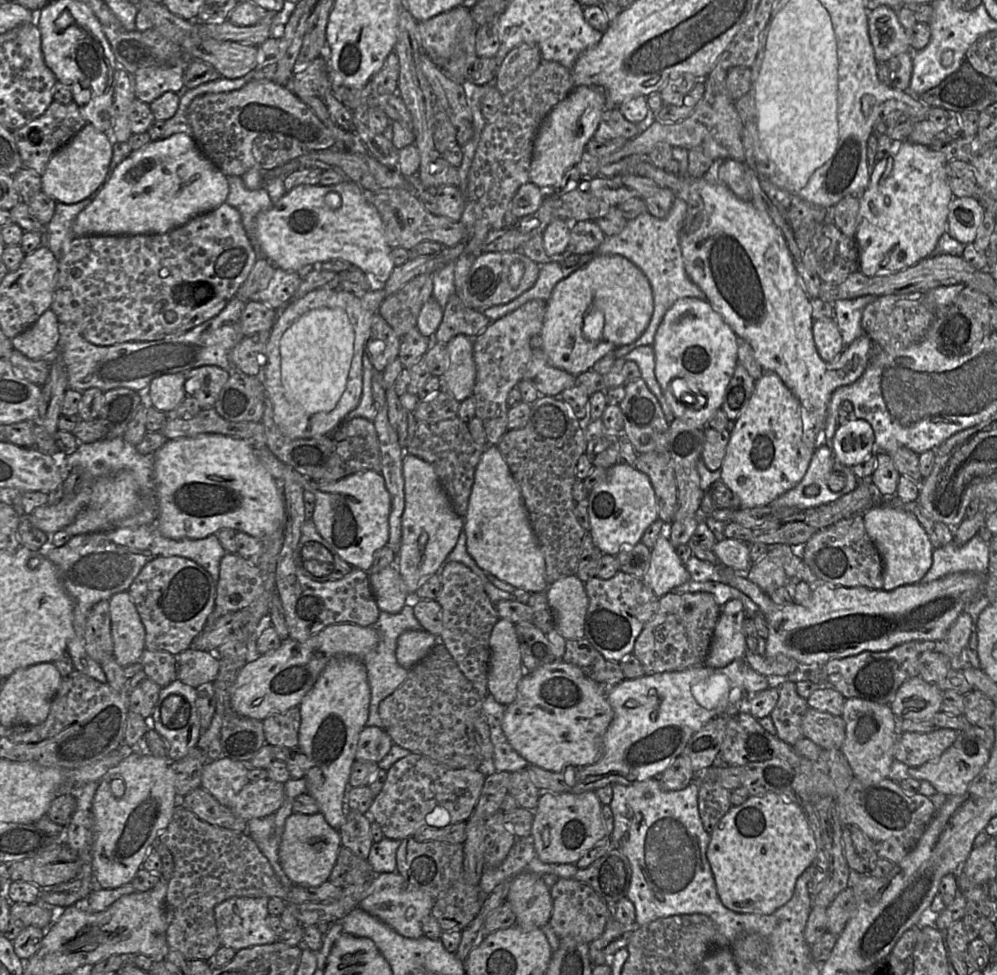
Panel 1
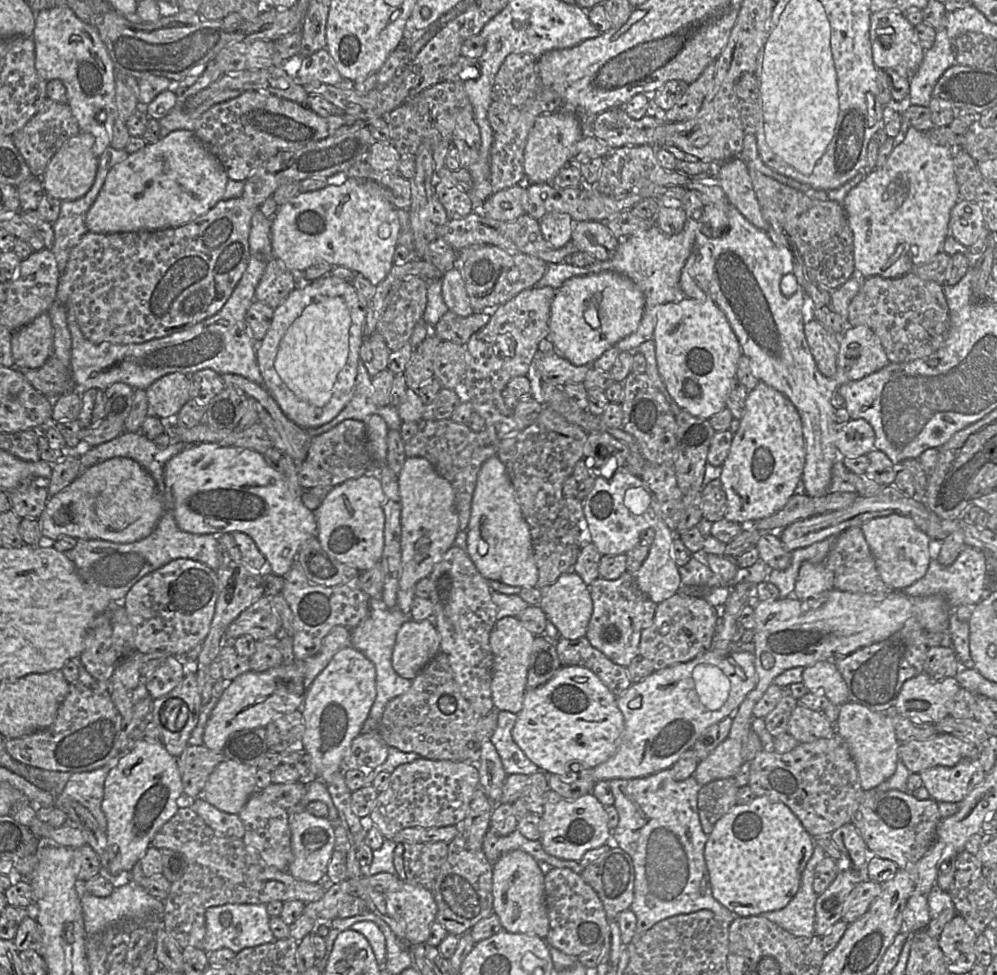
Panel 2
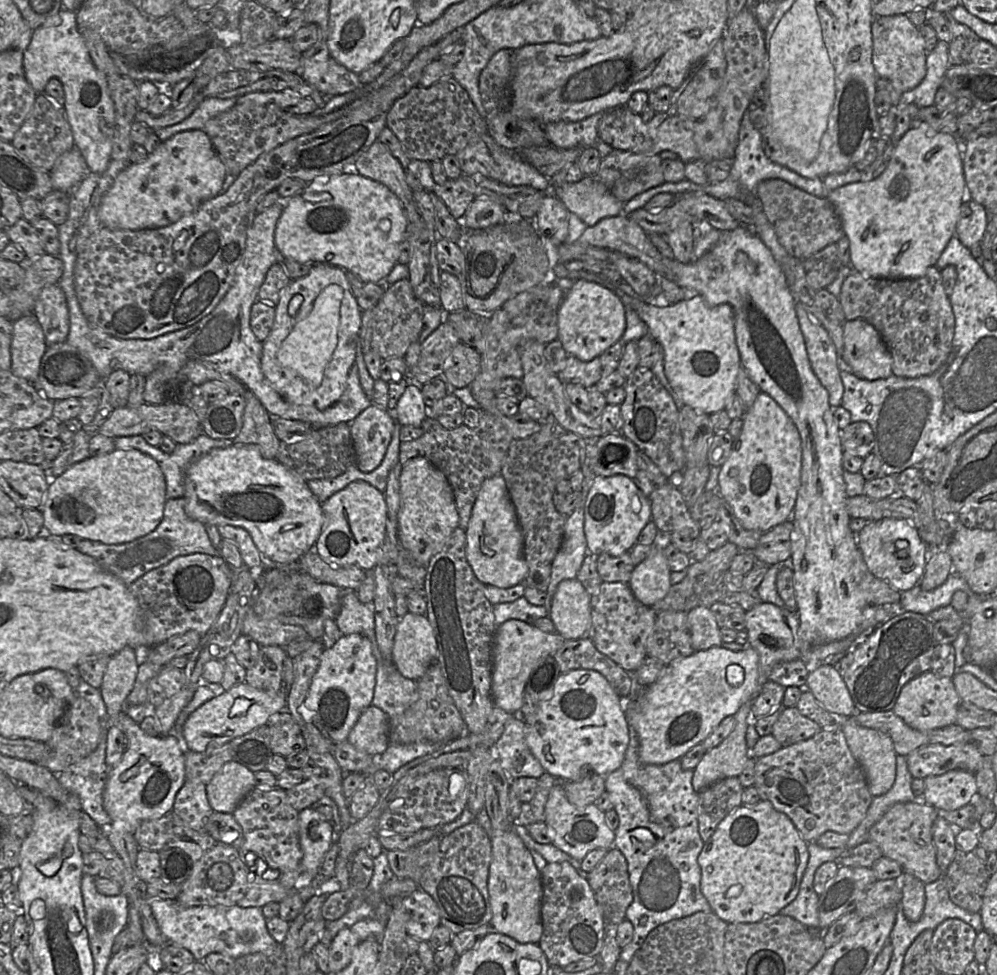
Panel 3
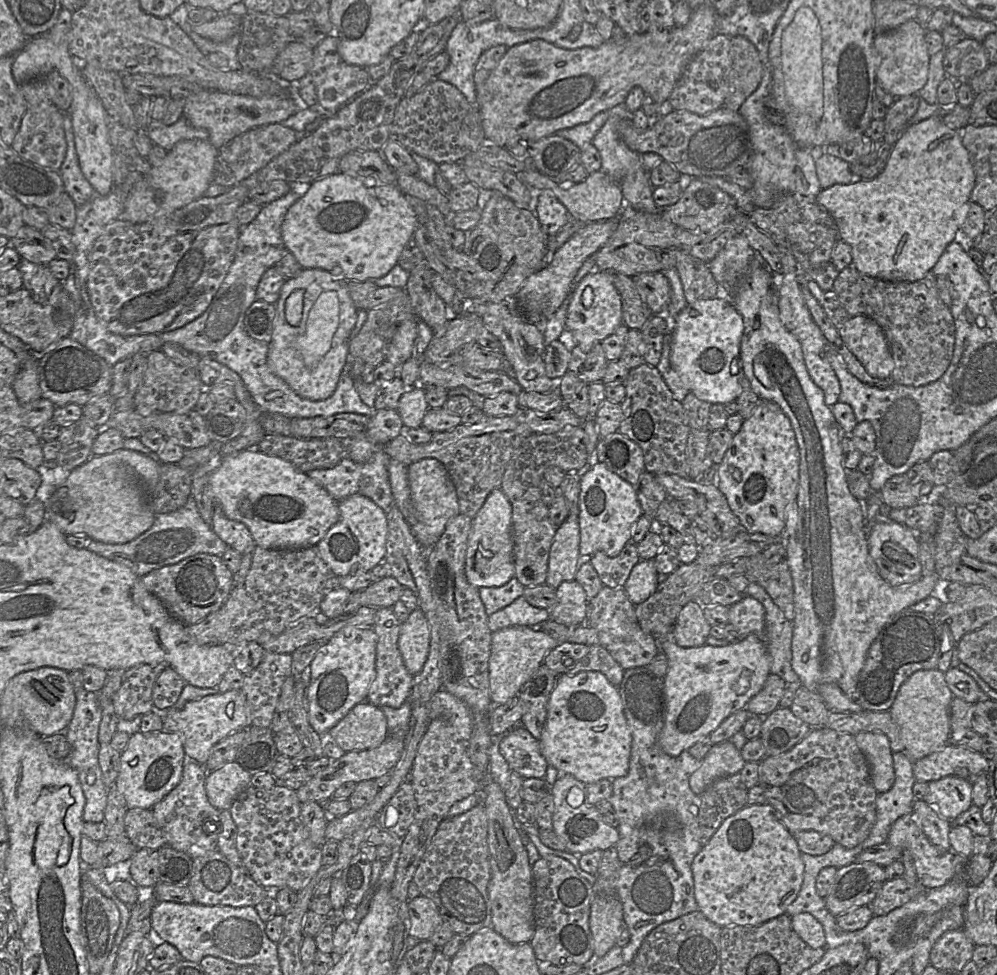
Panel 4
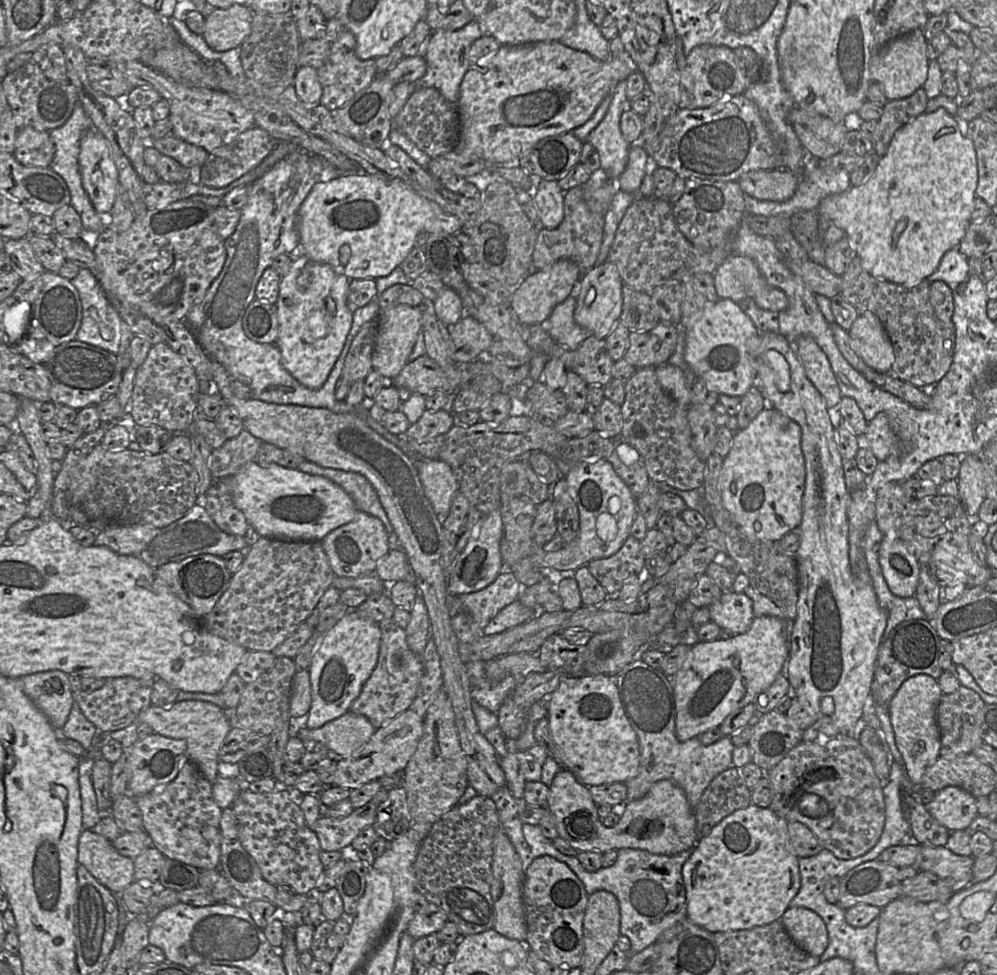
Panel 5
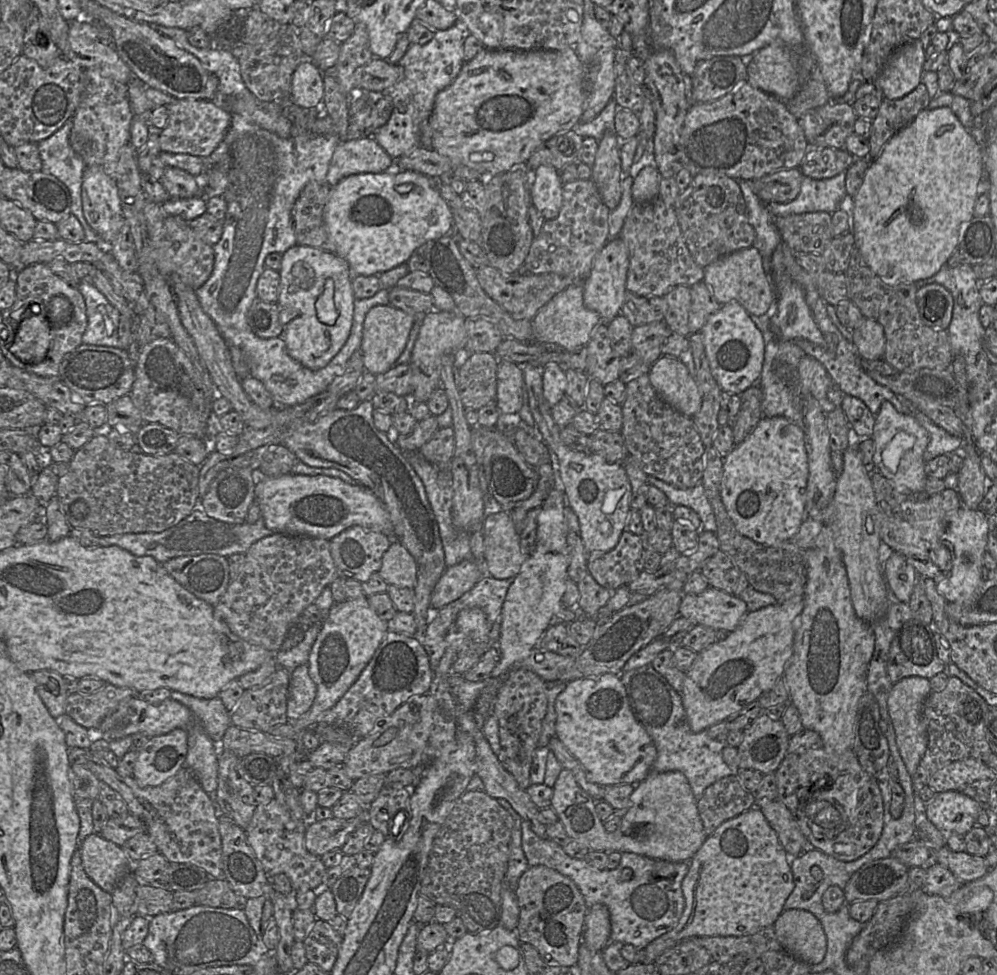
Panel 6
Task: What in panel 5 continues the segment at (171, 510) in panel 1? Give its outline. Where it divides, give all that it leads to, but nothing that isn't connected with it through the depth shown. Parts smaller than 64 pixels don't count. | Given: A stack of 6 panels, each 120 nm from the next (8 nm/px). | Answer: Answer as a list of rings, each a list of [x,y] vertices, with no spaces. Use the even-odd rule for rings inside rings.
[[[247,463],[231,477],[232,500],[247,519],[257,536],[284,538],[296,541],[322,541],[334,529],[353,520],[358,510],[351,497],[326,477],[304,473],[278,464]]]

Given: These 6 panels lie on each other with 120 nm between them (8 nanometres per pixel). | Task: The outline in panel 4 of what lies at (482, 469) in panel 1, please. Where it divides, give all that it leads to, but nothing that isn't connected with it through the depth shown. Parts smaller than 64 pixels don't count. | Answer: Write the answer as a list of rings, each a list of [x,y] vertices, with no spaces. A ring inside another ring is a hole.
[[[501,488],[494,489],[472,519],[465,559],[468,582],[477,587],[500,587],[515,577],[512,506]]]

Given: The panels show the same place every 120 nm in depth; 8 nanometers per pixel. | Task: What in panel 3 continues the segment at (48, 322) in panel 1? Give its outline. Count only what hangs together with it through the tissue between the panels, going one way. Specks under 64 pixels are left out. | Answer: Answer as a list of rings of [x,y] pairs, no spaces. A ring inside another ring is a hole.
[[[34,314],[13,322],[11,342],[11,371],[34,384],[47,344],[43,330]]]

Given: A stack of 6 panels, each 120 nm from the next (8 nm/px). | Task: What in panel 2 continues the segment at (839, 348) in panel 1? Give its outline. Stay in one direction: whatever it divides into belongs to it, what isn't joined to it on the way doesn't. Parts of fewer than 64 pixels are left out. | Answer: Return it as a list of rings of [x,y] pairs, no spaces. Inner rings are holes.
[[[816,319],[804,323],[804,333],[816,365],[825,377],[837,371],[839,342],[836,333],[825,328]]]

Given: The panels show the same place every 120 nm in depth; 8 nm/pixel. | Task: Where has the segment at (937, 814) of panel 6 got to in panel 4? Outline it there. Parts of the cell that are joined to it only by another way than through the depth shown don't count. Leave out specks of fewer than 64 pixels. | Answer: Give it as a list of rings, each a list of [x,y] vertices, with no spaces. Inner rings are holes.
[[[946,776],[928,782],[924,801],[935,808],[942,818],[954,821],[973,805],[972,789],[973,784],[969,781],[957,776]]]

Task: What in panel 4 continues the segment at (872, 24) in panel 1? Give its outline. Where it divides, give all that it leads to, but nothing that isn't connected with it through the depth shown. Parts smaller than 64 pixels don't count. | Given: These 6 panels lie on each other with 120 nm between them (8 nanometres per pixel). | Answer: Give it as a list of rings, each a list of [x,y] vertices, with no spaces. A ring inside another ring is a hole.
[[[909,20],[895,29],[875,35],[874,47],[879,67],[876,78],[896,99],[918,94],[928,80],[929,60],[925,41],[926,29],[916,20]]]

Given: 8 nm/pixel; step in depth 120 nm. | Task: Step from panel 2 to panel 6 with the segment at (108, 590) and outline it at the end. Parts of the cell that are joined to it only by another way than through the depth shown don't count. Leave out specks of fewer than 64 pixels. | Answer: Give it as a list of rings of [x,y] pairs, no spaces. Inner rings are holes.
[[[196,507],[191,514],[176,525],[159,533],[125,533],[100,537],[100,546],[119,546],[136,556],[151,556],[160,564],[180,556],[206,553],[228,557],[235,553],[246,553],[256,541],[274,533],[265,526],[260,517],[255,523],[227,523],[208,516],[202,508]]]

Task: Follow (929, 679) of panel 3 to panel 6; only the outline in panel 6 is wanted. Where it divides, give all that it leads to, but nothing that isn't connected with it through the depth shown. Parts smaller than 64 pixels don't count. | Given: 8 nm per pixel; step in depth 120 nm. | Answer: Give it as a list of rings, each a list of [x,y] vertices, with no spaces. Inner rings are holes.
[[[910,676],[893,684],[887,700],[888,713],[895,731],[896,744],[911,776],[917,770],[928,744],[923,707],[926,698],[931,692],[929,679]]]

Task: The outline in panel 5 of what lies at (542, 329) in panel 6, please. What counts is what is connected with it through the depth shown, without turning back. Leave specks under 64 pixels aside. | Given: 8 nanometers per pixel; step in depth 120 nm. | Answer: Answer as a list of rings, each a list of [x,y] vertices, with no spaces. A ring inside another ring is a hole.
[[[579,282],[573,287],[571,294],[553,308],[547,320],[541,323],[557,343],[570,350],[576,350],[590,334],[590,331],[578,325],[574,319],[578,293]]]

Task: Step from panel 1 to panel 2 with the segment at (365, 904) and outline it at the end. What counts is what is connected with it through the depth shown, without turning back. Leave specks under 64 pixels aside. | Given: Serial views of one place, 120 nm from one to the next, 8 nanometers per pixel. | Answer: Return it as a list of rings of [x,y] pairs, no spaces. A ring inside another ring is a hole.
[[[399,883],[396,891],[384,895],[394,911],[393,917],[404,923],[406,939],[411,943],[426,943],[437,915],[432,892],[420,885]]]

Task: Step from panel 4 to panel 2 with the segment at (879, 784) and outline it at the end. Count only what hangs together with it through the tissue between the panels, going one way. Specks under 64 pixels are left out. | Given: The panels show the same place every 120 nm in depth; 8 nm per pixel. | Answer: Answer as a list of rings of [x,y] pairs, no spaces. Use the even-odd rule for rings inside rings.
[[[850,701],[840,706],[838,720],[835,724],[836,732],[848,745],[864,791],[875,788],[896,771],[900,742],[897,740],[889,713],[875,712]]]

